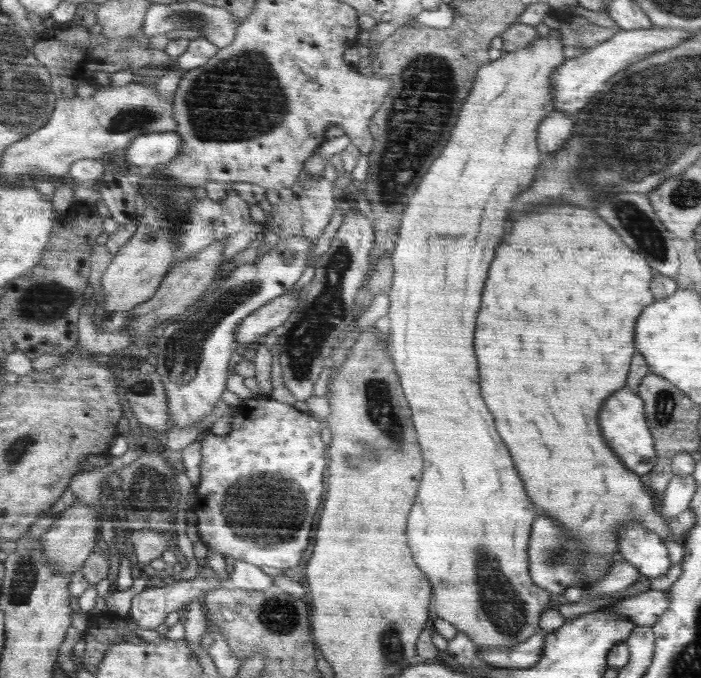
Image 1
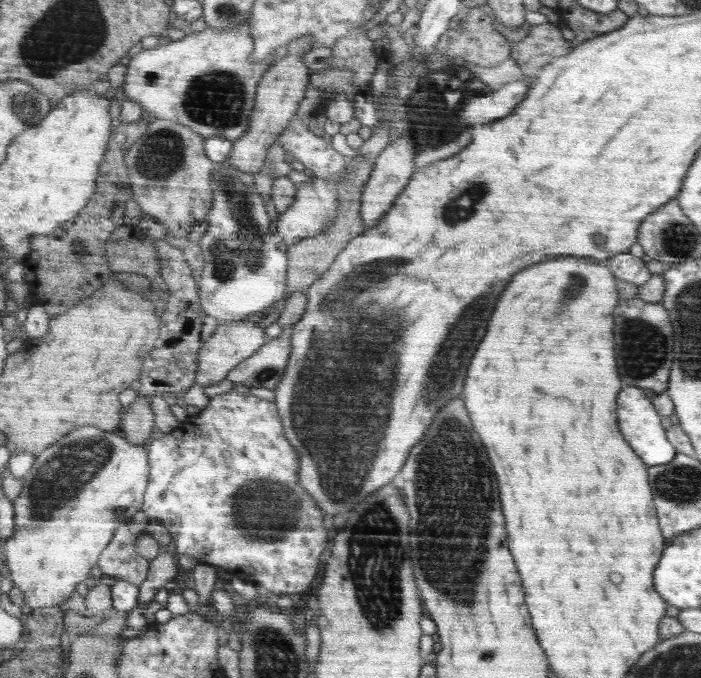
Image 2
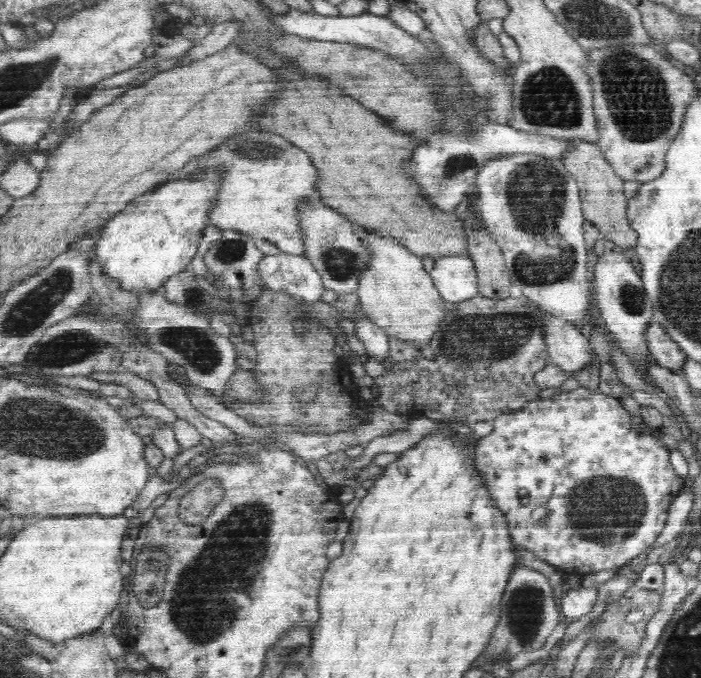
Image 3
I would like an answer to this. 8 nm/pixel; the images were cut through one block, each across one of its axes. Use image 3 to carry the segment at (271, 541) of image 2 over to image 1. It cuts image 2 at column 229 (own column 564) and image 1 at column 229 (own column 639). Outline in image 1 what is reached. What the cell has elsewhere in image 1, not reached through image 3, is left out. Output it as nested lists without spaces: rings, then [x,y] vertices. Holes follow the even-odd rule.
[[[269,394],[264,396],[251,397],[250,399],[241,400],[237,405],[237,411],[233,416],[231,430],[226,435],[218,436],[214,433],[206,433],[202,439],[201,459],[200,462],[200,482],[197,484],[195,492],[195,503],[190,508],[197,517],[197,530],[201,540],[207,550],[214,550],[218,554],[223,554],[227,558],[250,562],[258,568],[262,566],[274,566],[274,568],[292,568],[300,564],[304,550],[308,548],[310,542],[310,530],[312,530],[312,520],[314,514],[318,512],[318,506],[322,504],[322,494],[324,494],[324,470],[326,470],[326,456],[324,456],[324,444],[320,440],[320,419],[312,418],[312,414],[302,414],[296,408],[288,406],[284,402],[274,400]]]

